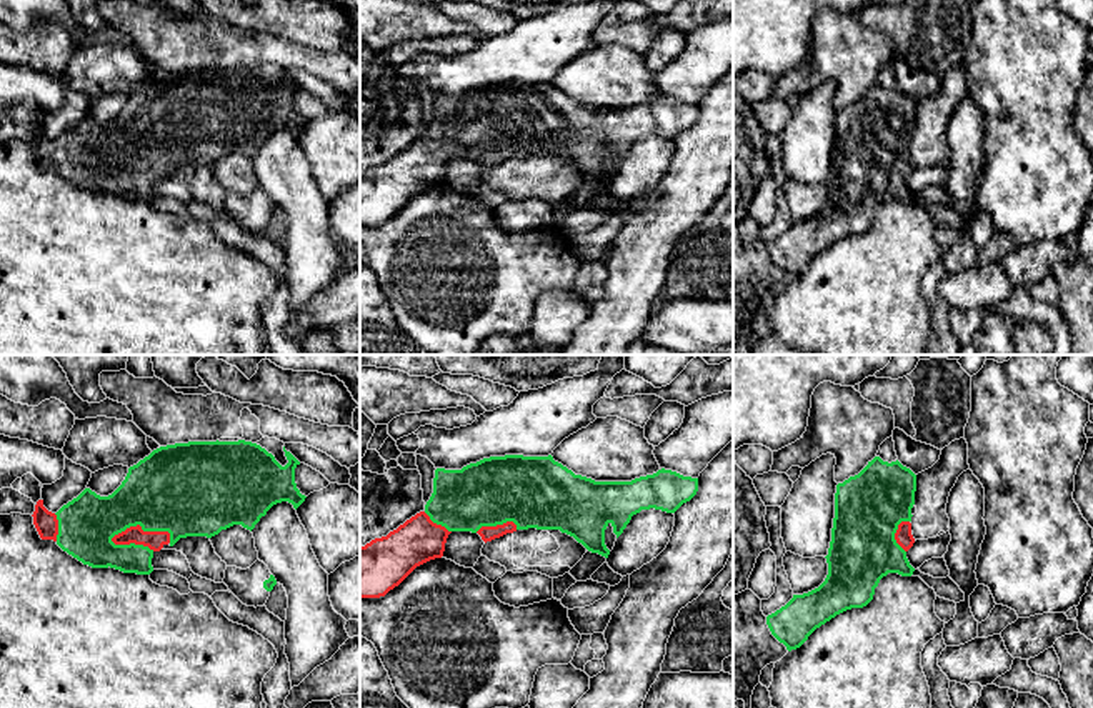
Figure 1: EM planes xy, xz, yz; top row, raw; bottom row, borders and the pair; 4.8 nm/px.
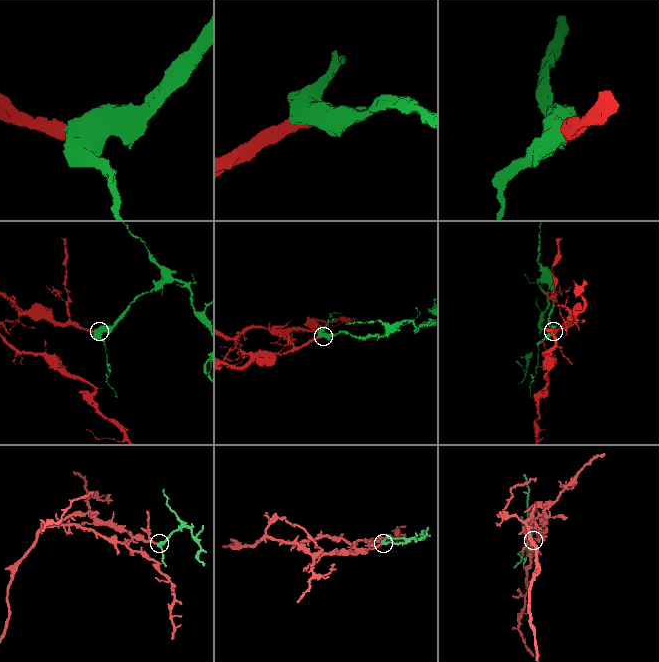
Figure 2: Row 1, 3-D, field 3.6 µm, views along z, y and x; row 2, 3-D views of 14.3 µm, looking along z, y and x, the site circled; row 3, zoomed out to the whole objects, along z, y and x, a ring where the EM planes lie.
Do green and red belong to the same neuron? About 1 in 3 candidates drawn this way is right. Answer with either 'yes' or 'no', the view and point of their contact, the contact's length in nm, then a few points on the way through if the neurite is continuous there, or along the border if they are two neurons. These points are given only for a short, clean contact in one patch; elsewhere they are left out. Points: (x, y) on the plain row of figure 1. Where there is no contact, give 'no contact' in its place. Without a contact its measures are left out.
yes | xy (144, 157) | 300 nm

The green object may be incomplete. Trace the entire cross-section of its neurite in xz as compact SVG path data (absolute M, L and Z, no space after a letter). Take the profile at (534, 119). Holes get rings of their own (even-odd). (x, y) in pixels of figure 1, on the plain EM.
M505 82L470 90L462 97L437 95L433 120L425 137L407 147L387 163L360 173L360 225L380 225L398 213L417 193L442 185L452 158L478 160L492 168L517 157L560 157L573 163L588 178L608 185L605 157L613 153L616 165L631 143L641 137L675 140L698 118L698 105L683 103L671 97L631 108L595 108L575 102L548 83Z

